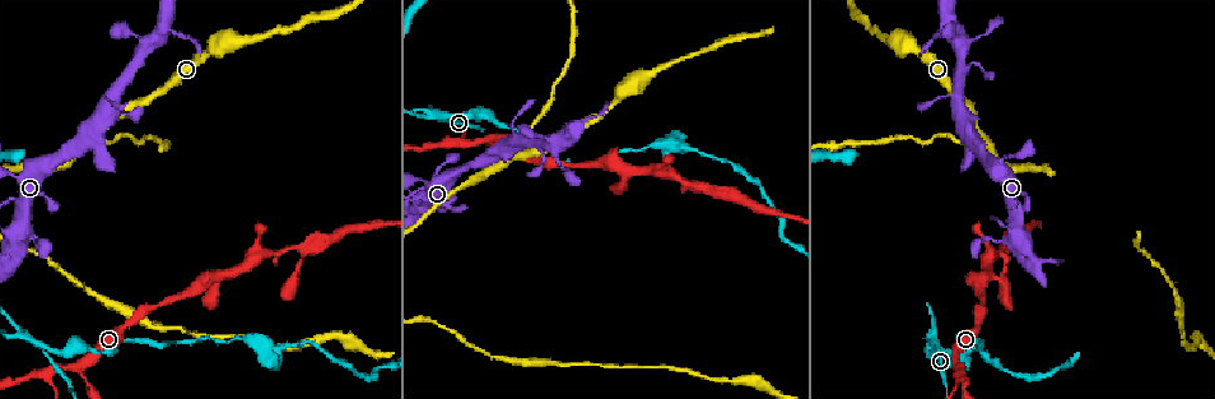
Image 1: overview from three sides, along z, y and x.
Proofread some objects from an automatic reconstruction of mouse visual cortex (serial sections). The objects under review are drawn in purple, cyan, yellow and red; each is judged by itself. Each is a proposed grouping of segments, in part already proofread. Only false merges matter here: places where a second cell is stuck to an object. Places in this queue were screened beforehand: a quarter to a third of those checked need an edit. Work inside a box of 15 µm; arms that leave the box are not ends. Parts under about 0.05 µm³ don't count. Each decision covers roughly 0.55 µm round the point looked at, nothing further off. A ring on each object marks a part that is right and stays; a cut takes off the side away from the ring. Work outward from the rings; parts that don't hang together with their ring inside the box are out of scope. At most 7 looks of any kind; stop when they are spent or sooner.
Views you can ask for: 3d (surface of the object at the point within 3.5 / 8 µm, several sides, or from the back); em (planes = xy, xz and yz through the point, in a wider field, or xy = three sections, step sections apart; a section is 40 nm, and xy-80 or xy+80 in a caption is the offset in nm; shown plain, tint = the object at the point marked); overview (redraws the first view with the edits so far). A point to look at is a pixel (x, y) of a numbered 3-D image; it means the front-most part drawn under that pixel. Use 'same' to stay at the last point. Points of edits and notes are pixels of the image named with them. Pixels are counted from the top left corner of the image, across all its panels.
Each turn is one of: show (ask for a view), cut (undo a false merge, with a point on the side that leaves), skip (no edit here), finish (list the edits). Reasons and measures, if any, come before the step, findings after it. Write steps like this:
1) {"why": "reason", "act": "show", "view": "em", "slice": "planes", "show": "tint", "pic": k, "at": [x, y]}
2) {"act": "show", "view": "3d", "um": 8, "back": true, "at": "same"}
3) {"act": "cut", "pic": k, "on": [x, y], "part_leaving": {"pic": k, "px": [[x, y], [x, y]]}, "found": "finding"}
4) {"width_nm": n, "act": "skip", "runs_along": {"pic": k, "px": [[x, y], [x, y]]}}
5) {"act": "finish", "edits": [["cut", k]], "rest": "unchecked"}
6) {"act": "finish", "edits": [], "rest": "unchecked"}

{"why": "arms part here", "act": "show", "view": "3d", "um": 3.5, "pic": 1, "at": [304, 247]}

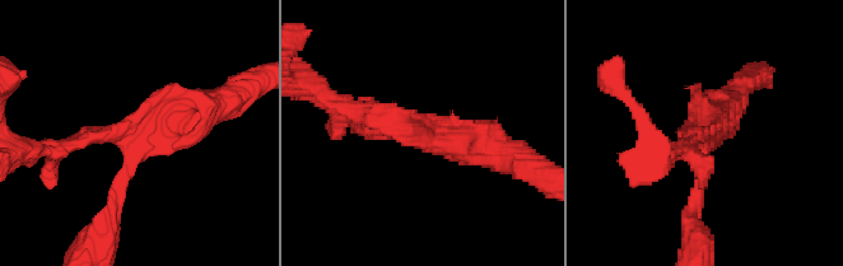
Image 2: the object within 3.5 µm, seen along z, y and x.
{"why": "shape alone is not enough", "act": "show", "view": "em", "slice": "planes", "show": "tint", "pic": 2, "at": [127, 135]}

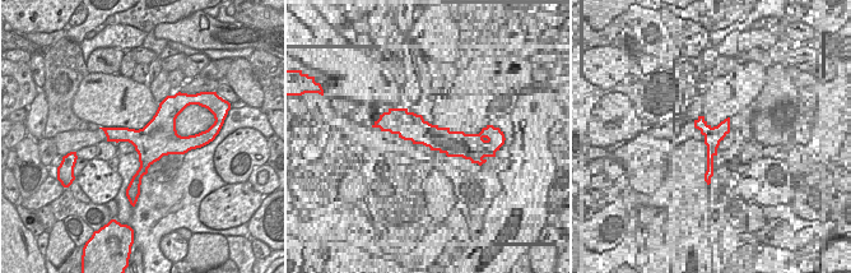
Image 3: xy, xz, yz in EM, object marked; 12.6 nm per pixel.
{"act": "skip", "runs_along": {"pic": 2, "px": [[335, 102], [484, 154]]}, "found": "all the same cell"}

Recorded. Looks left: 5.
{"why": "sharp bend", "act": "show", "view": "3d", "um": 3.5, "pic": 1, "at": [434, 114]}

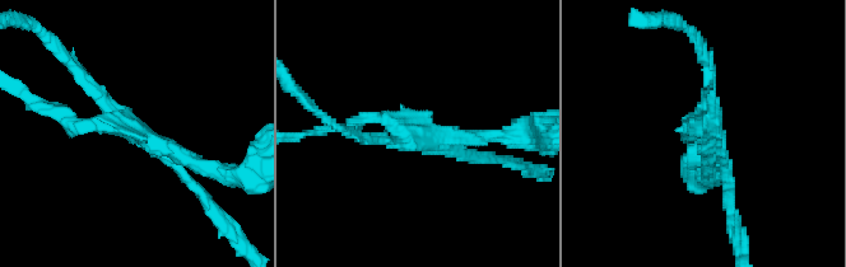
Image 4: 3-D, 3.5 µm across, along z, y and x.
{"arms": 3, "arm_widths_nm": [150, 150, 150], "why": "now the EM", "act": "show", "view": "em", "slice": "xy", "step": 2, "show": "tint", "pic": 4, "at": [411, 141]}

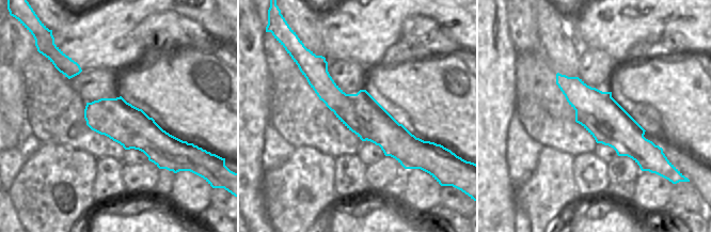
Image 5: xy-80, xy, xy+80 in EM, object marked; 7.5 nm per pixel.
{"act": "cut", "pic": 4, "on": [511, 144], "part_leaving": {"pic": 4, "px": [[459, 144], [466, 137], [542, 134]]}, "found": "a second cell is stuck on"}

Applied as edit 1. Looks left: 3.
{"why": "three-way junction", "act": "show", "view": "em", "slice": "xy", "step": 3, "show": "tint", "pic": 1, "at": [484, 138]}

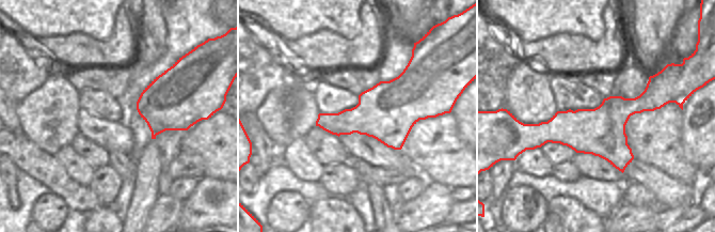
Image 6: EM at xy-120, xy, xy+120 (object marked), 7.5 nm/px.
{"act": "show", "view": "3d", "um": 3.5, "at": "same"}

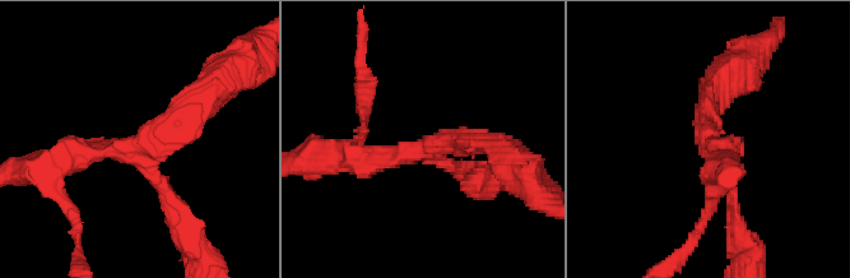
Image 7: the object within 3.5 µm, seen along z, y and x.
{"arm_widths_nm": [150, 300, 300], "act": "skip", "found": "continuous, no second cell"}

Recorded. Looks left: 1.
{"act": "finish", "edits": [["cut", 4]], "rest": "unchecked"}

